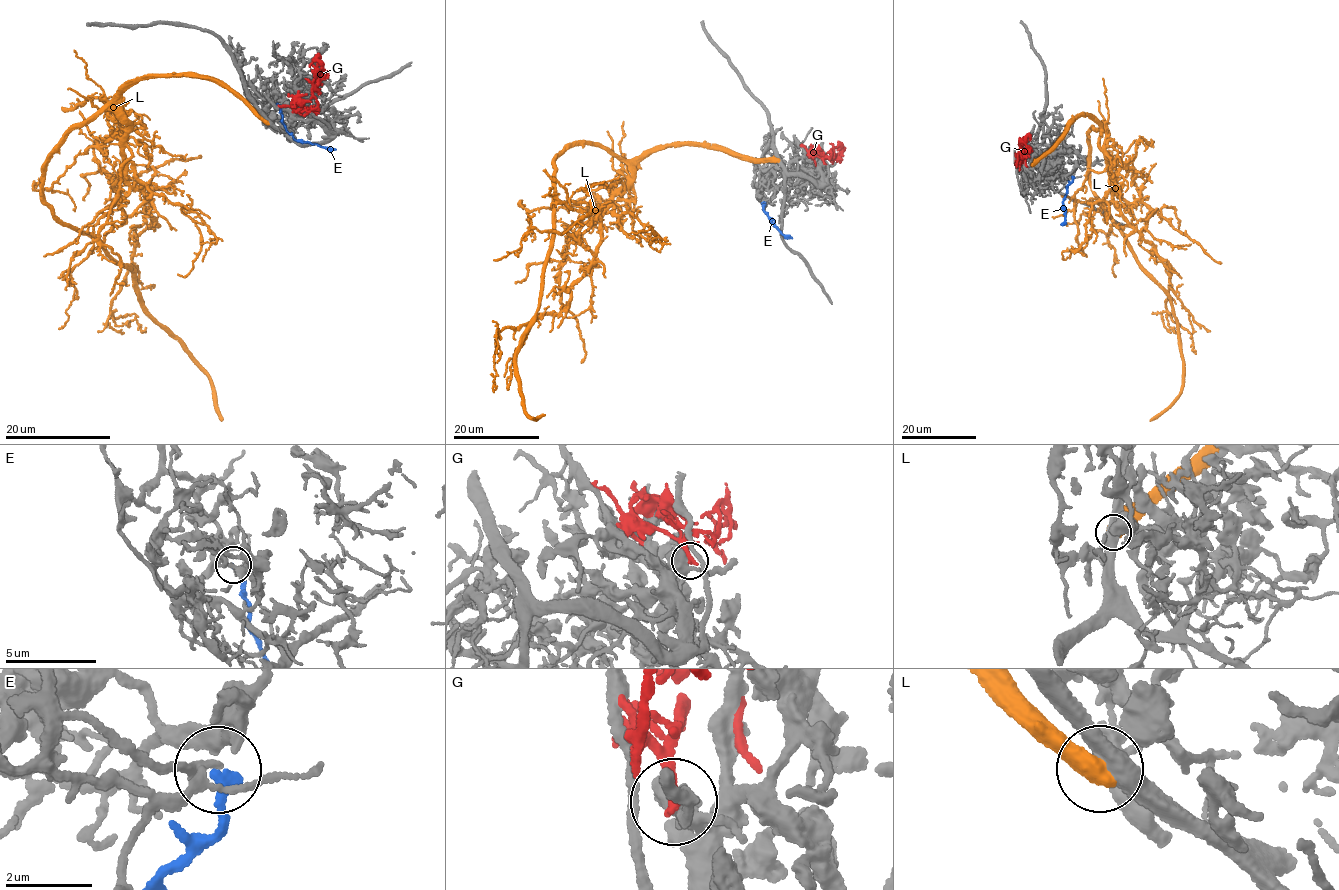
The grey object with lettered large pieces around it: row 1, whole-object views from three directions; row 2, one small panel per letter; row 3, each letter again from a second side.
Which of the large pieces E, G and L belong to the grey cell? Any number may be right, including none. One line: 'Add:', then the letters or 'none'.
Add: none

